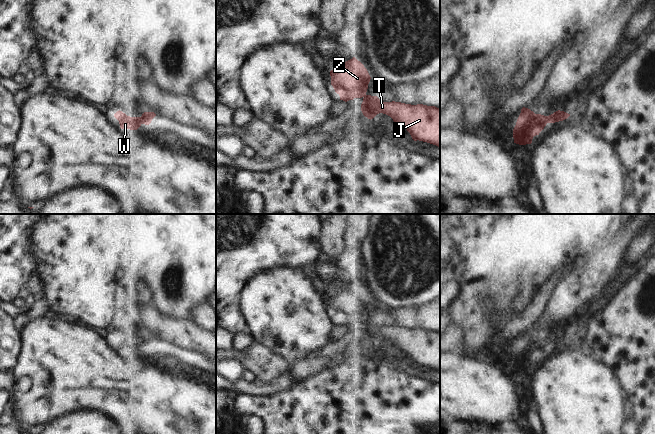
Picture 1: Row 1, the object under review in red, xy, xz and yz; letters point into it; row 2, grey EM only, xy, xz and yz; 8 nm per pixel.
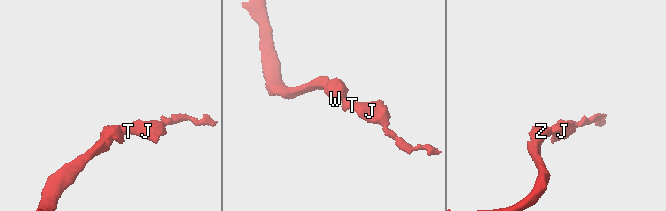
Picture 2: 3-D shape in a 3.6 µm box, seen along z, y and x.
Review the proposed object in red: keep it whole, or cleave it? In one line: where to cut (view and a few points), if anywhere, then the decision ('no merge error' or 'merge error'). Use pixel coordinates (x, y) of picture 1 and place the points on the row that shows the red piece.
cut none; no merge error

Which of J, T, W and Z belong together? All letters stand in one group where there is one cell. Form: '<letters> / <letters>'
J T W Z

